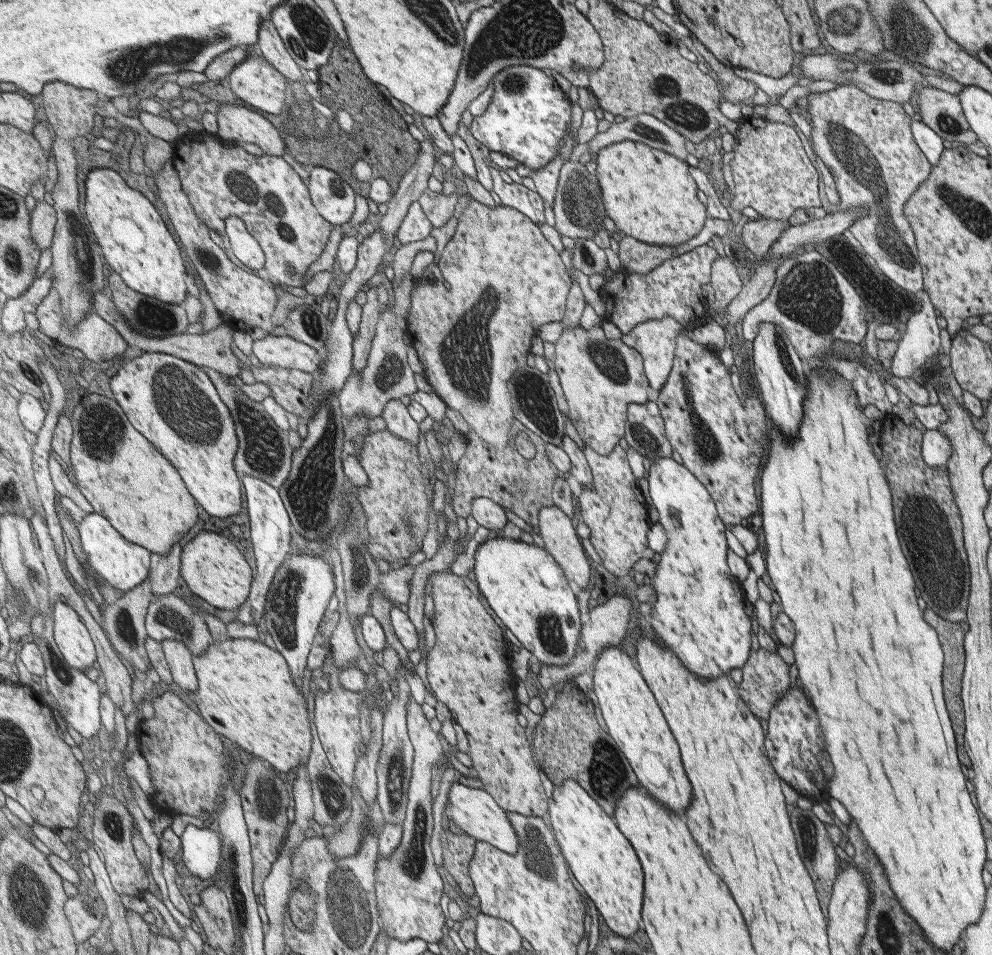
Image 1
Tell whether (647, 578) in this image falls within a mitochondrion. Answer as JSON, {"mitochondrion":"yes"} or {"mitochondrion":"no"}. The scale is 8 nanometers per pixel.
{"mitochondrion":"no"}

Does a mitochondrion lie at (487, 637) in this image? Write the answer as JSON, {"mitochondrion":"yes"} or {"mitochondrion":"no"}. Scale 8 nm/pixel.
{"mitochondrion":"no"}

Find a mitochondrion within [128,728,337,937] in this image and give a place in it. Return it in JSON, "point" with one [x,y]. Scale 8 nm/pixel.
{"point":[264,801]}

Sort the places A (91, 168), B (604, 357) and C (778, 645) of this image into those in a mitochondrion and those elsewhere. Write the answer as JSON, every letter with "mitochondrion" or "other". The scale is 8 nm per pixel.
{"A":"other","B":"mitochondrion","C":"other"}

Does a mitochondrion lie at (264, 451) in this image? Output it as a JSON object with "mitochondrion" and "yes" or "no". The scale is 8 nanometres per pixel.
{"mitochondrion":"yes"}

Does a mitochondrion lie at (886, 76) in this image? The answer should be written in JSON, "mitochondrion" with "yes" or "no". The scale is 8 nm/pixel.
{"mitochondrion":"yes"}

